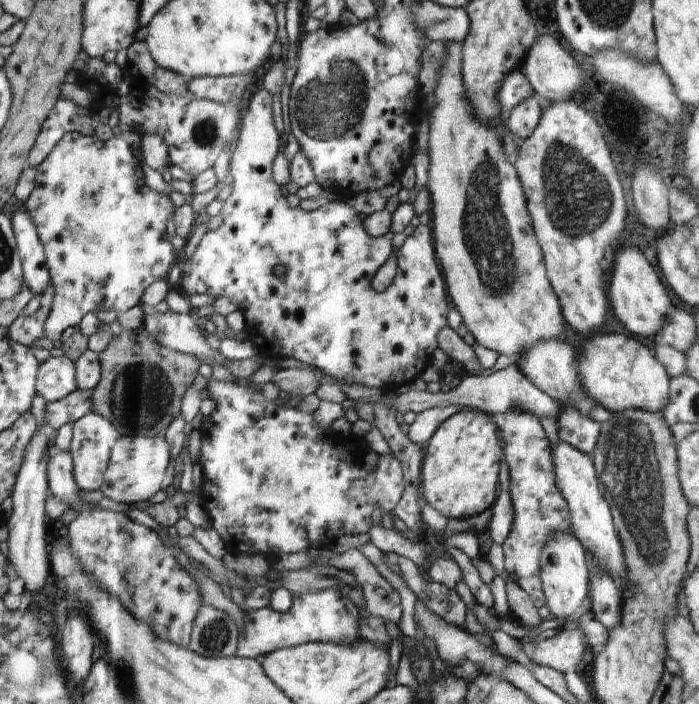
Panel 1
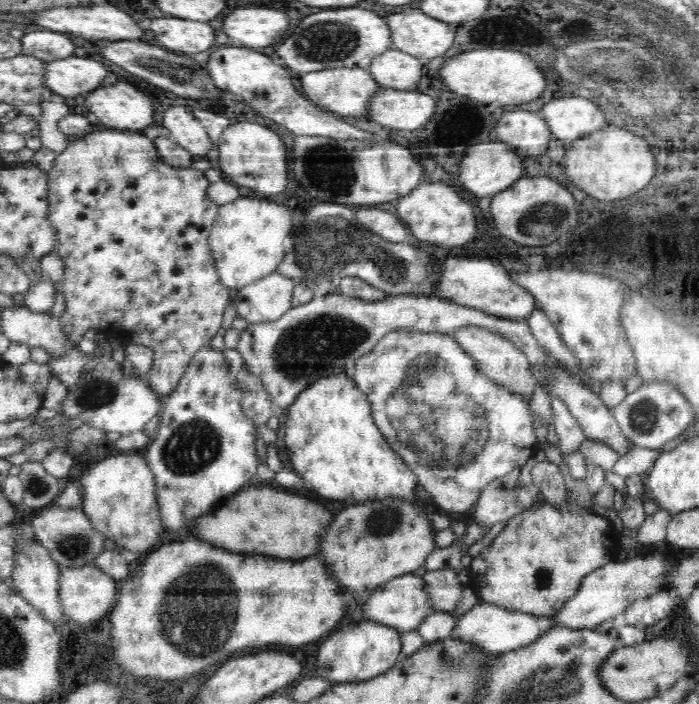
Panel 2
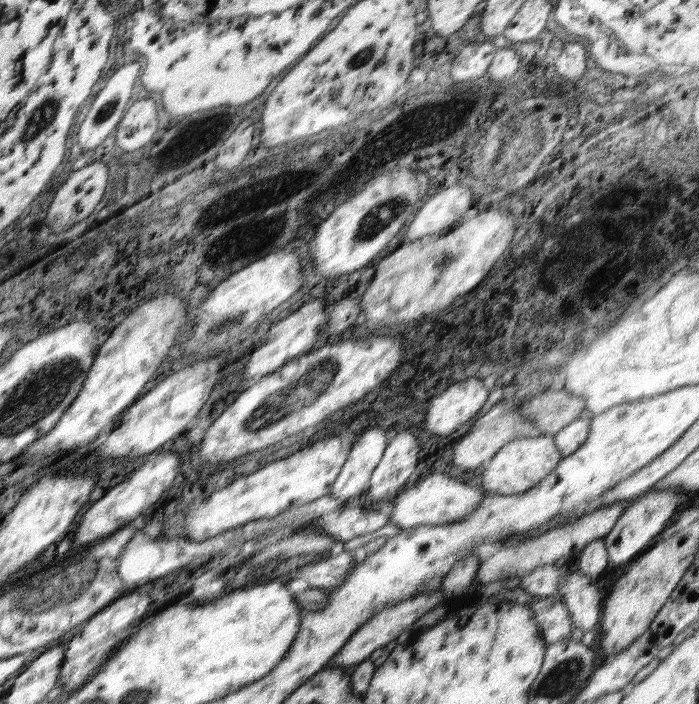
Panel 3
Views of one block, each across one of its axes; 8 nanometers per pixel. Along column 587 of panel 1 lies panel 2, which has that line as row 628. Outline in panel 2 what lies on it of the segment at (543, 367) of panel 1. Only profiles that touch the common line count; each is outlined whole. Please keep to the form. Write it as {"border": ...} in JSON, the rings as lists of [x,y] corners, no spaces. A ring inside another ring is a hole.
{"border":[[[413,572],[388,580],[386,584],[367,597],[361,609],[365,620],[395,628],[400,633],[415,630],[428,614],[434,612],[425,586],[423,586],[422,577],[414,575]]]}

